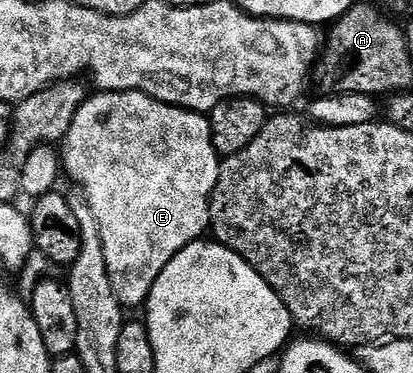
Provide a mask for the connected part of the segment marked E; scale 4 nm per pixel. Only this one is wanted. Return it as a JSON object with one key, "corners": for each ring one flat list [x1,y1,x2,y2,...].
{"corners":[[97,91,94,94,94,97,92,94,77,108,75,119,71,119,71,127,67,131,63,144,60,146,59,156,63,162,64,172,66,174,70,173,78,181,74,182,89,200,91,211,99,223,99,235,107,255,109,278,119,303,122,307,129,307,129,305,144,306,148,302,151,287,155,283,155,279,159,279,163,267,167,267,167,263,171,263,171,259,175,259,175,255,179,255,179,251,183,251,183,247,187,247,192,241,200,241,206,236,207,230,210,228,209,199,217,186,222,158,213,146,211,127,206,114,195,113,192,109,180,109,178,105,168,105,151,95,139,91,119,91,118,93]]}

